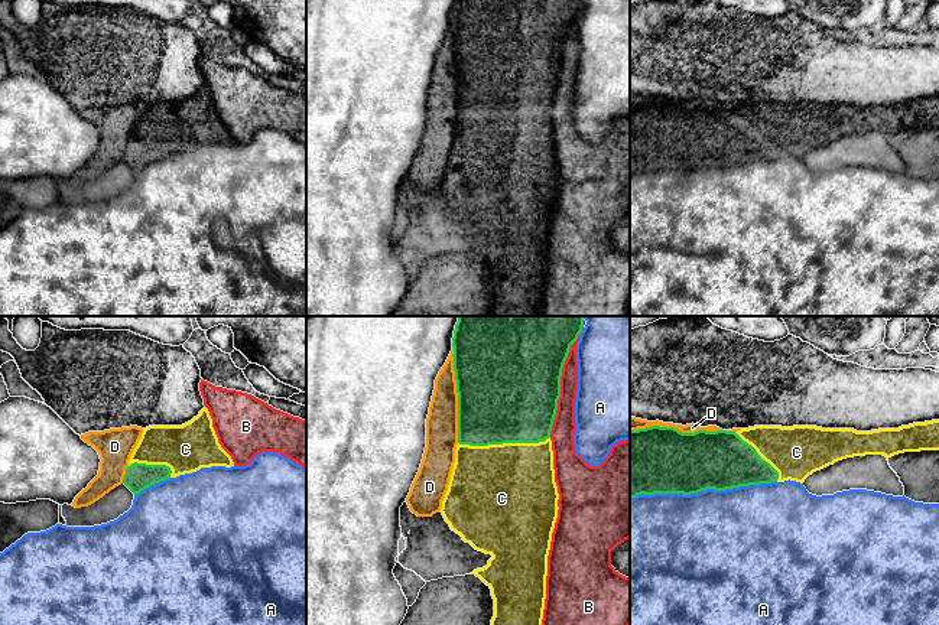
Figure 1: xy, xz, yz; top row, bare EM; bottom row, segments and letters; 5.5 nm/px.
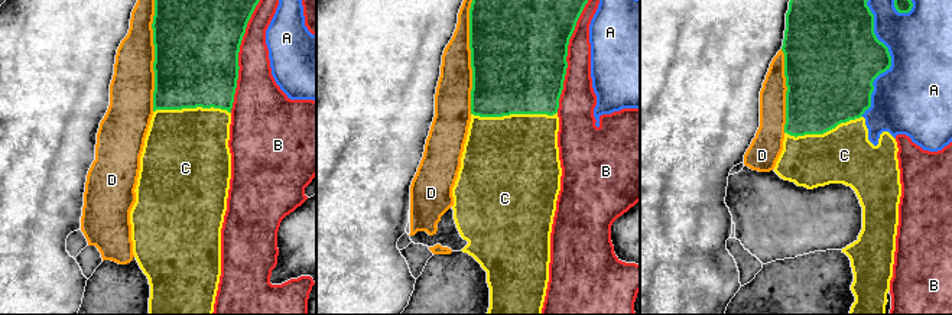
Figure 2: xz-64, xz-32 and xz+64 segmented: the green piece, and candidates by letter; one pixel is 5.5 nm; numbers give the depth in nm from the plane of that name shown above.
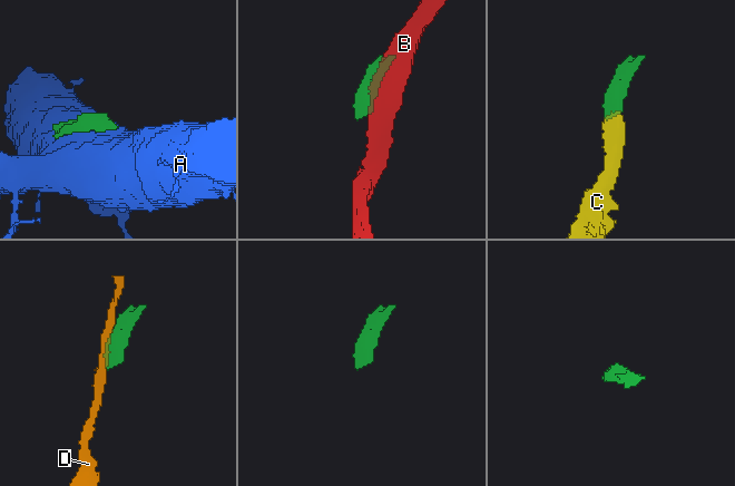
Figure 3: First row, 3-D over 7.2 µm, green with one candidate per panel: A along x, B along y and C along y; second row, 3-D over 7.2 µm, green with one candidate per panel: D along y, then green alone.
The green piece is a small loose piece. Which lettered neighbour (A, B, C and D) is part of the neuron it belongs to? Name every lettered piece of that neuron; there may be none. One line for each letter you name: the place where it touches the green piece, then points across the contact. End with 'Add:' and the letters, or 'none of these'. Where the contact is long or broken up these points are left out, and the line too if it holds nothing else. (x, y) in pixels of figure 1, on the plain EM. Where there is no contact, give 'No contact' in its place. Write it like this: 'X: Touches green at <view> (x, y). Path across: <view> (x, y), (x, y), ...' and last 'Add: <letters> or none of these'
C: Touches green at xz (503, 119)
Add: C

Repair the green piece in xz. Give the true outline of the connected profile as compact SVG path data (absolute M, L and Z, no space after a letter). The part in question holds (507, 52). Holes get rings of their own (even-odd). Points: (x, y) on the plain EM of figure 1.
M456 0L452 14L454 23L454 48L458 69L458 121L455 126L455 140L452 144L448 167L442 178L441 189L451 206L470 219L475 227L493 234L483 245L470 251L480 254L490 266L494 276L494 293L491 296L491 316L539 316L542 305L545 276L548 232L550 227L552 209L558 195L558 163L555 159L553 127L550 107L558 87L561 74L561 53L563 40L568 35L571 22L582 9L584 0Z

